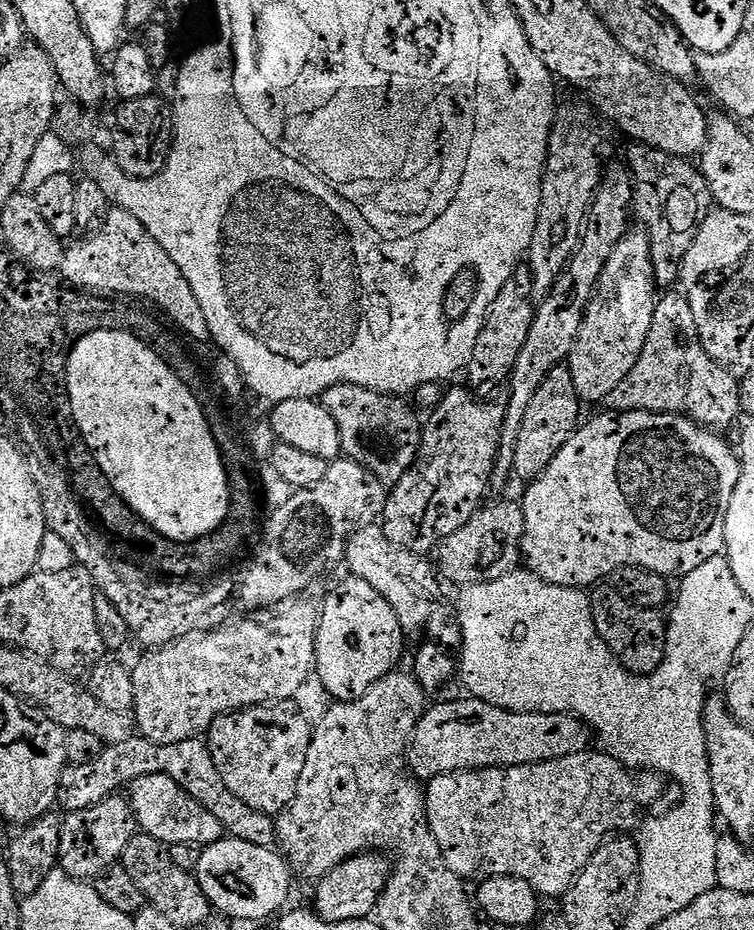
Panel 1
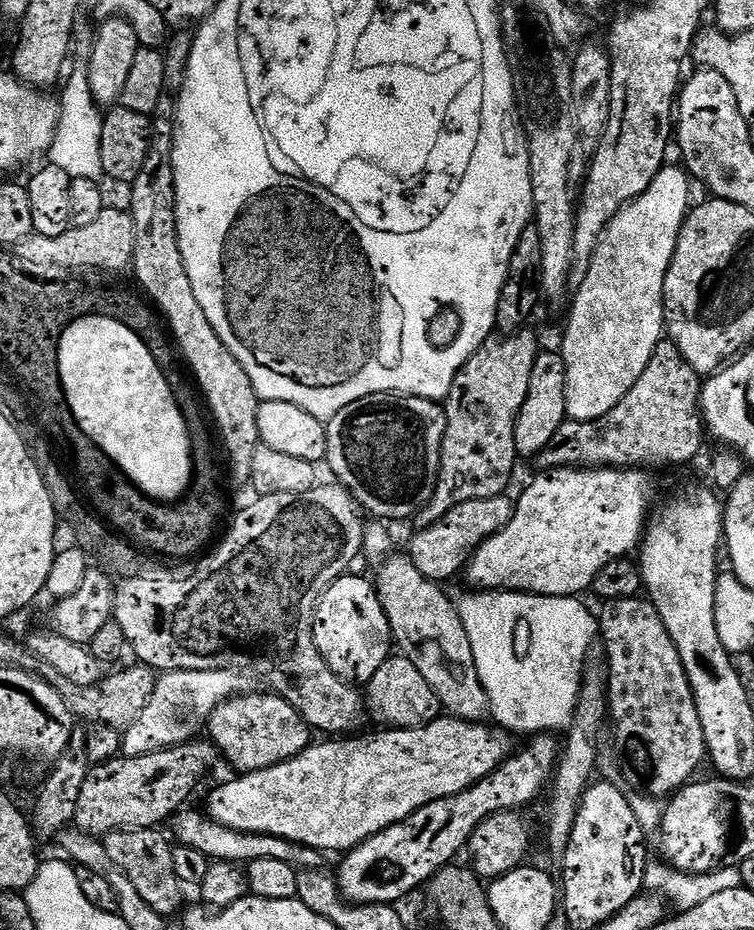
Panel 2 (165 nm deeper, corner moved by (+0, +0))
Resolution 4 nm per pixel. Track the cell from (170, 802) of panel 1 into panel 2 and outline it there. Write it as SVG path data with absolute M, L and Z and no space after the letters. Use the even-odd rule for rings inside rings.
M184 810L175 817L176 836L180 844L190 846L194 850L202 850L209 861L235 860L237 862L251 862L270 858L278 862L286 862L299 866L304 870L316 870L321 867L321 853L314 848L305 848L303 844L295 844L292 840L284 840L281 836L266 836L262 832L235 832L232 828L223 828L216 820L209 818L203 811L188 812Z

